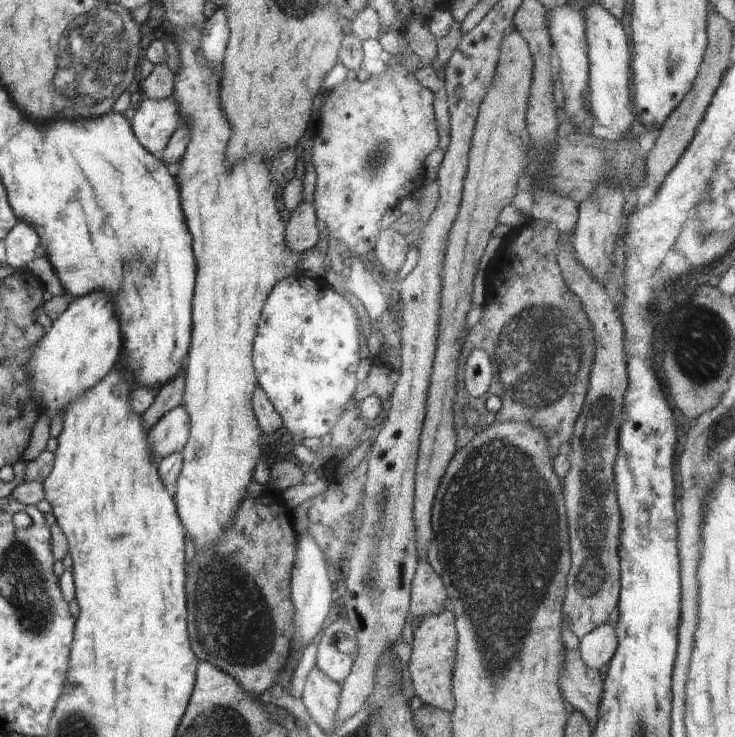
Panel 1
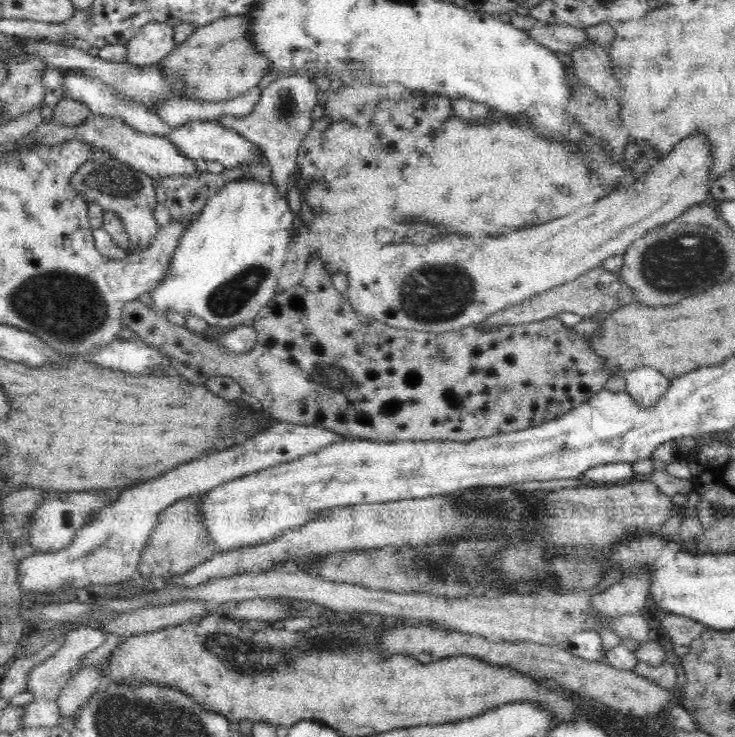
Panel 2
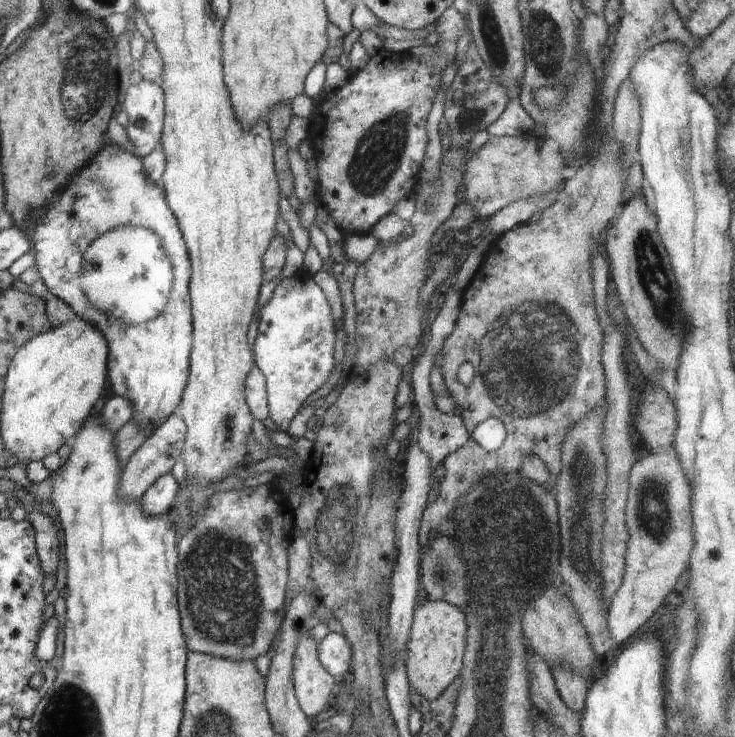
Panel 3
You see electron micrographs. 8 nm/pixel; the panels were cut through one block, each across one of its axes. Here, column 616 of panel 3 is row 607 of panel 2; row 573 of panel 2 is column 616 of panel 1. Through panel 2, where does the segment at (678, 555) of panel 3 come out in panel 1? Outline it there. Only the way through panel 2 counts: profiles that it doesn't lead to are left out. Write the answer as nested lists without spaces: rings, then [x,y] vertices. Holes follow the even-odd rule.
[[[606,623],[579,639],[579,652],[584,664],[592,670],[600,670],[614,656],[618,648],[618,638],[614,625]]]

